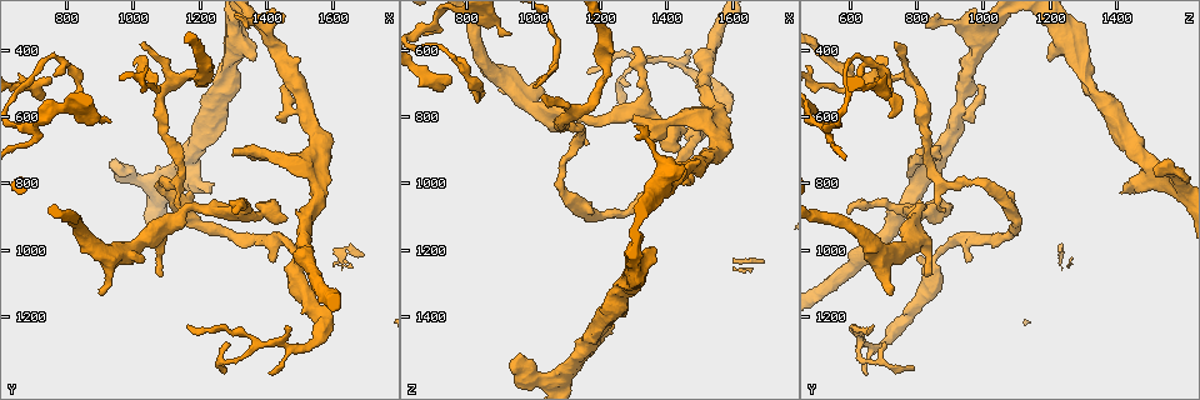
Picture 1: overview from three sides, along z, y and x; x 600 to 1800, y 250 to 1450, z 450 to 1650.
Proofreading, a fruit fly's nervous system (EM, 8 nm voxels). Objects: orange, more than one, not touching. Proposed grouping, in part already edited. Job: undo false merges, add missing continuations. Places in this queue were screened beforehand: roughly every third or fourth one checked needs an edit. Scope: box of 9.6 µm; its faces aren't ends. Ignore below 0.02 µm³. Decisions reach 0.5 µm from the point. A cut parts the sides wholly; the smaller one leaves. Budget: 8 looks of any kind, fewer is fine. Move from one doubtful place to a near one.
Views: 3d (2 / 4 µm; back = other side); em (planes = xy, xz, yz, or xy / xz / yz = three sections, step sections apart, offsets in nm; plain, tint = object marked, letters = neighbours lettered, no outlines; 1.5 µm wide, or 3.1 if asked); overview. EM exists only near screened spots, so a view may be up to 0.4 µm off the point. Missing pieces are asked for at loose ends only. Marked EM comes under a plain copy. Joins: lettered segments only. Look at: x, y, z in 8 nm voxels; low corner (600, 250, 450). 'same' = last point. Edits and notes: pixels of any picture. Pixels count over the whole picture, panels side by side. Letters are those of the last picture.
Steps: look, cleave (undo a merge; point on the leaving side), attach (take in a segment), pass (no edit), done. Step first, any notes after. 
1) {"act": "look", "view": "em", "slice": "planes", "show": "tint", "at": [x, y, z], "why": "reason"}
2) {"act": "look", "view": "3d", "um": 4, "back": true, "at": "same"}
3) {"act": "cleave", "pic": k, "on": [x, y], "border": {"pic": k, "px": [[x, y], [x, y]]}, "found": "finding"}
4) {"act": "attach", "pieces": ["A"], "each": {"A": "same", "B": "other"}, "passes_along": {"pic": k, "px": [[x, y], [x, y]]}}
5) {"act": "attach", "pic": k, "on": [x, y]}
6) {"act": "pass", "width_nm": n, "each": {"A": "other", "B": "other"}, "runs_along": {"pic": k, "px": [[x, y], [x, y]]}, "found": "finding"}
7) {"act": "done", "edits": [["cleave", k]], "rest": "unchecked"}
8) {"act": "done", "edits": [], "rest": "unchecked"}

{"act": "look", "view": "em", "slice": "planes", "show": "tint", "at": [1520, 580, 930], "why": "arms part here"}

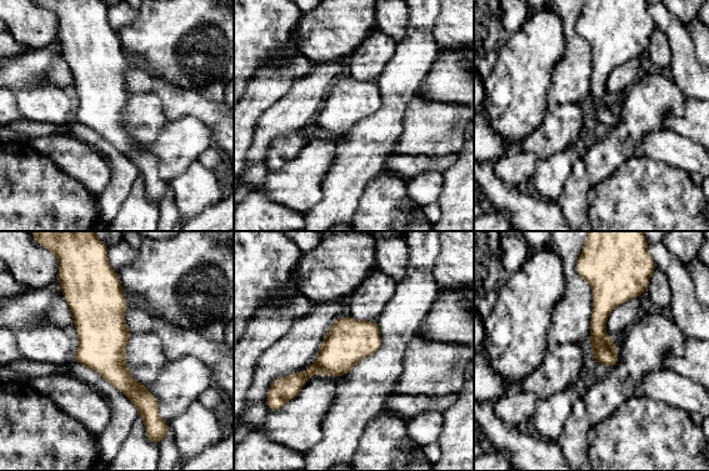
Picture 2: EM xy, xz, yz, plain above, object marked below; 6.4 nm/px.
{"act": "look", "view": "em", "slice": "planes", "show": "letters", "at": "same"}

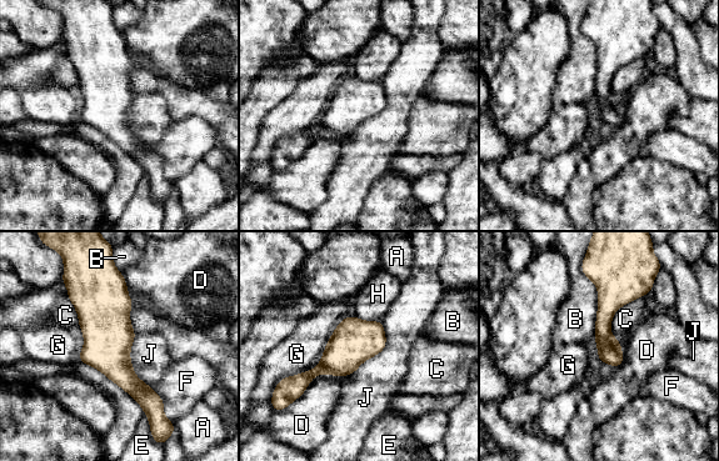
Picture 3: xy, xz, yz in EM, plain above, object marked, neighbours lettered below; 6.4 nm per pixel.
{"act": "pass", "each": {"A": "other", "B": "other", "C": "other", "D": "other", "E": "other", "F": "other", "G": "other", "H": "other", "J": "other"}, "border": {"pic": 3, "px": [[380, 320], [385, 346], [339, 377]]}, "found": "one neuron here"}

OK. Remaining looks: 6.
{"act": "look", "view": "3d", "um": 4, "at": [1310, 880, 590], "why": "an open end"}

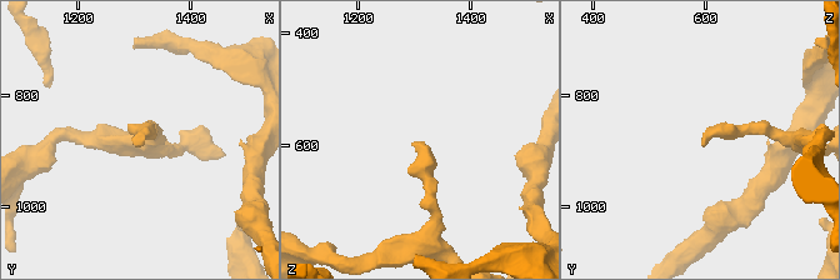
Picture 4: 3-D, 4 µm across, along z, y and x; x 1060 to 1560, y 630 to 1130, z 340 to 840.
{"act": "look", "view": "em", "slice": "planes", "show": "letters", "at": [1310, 890, 590], "why": "now the EM"}

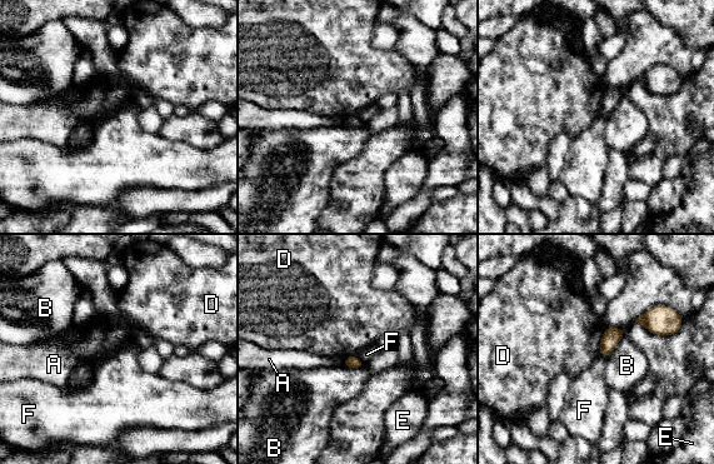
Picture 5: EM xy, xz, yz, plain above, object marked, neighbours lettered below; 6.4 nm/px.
{"act": "pass", "each": {"A": "other", "B": "other", "D": "other", "E": "other", "F": "other"}, "border": {"pic": 5, "px": [[354, 355], [365, 362]]}, "found": "none of them fits"}

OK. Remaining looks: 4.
{"act": "look", "view": "em", "slice": "xz", "step": 4, "show": "letters", "at": [1270, 1350, 780], "why": "tapers out"}

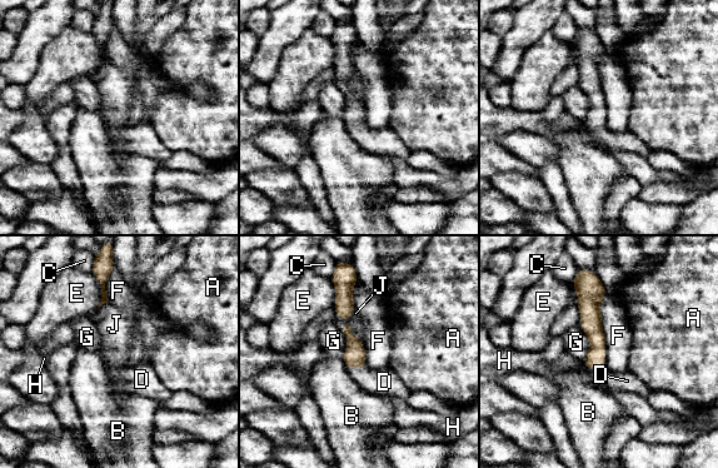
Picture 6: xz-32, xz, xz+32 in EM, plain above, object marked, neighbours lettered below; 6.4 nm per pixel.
{"act": "attach", "pieces": ["D"], "width_nm": 130, "each": {"A": "other", "B": "other", "C": "other", "D": "same", "E": "other", "F": "other", "G": "other", "H": "other", "J": "other"}, "found": "the neuron continues"}

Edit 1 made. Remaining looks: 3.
{"act": "done", "edits": [["attach", 6]], "rest": "unchecked"}

